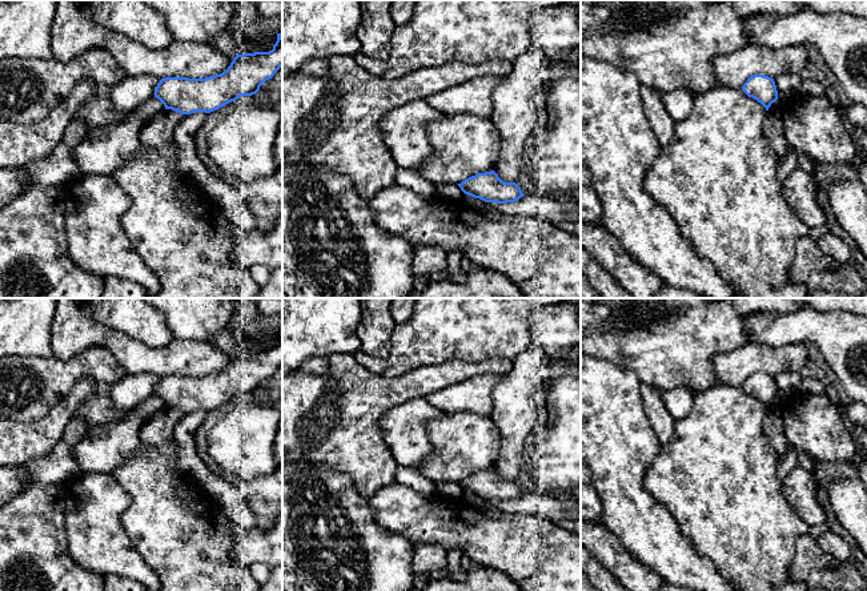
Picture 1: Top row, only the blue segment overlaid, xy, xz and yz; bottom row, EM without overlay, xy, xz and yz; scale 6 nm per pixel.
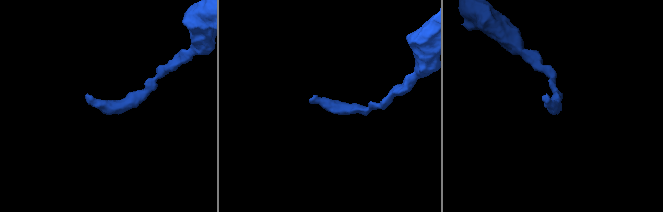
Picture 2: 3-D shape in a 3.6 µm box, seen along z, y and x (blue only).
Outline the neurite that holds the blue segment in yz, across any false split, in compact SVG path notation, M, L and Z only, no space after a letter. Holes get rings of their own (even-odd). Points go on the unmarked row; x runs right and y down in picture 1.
M754 373L747 377L742 389L748 394L760 401L766 409L772 401L778 398L778 389L774 377L763 373Z

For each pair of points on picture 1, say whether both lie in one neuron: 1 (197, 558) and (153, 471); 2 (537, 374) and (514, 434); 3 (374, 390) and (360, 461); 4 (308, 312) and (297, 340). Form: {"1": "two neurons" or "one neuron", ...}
{"1": "one neuron", "2": "one neuron", "3": "one neuron", "4": "one neuron"}

